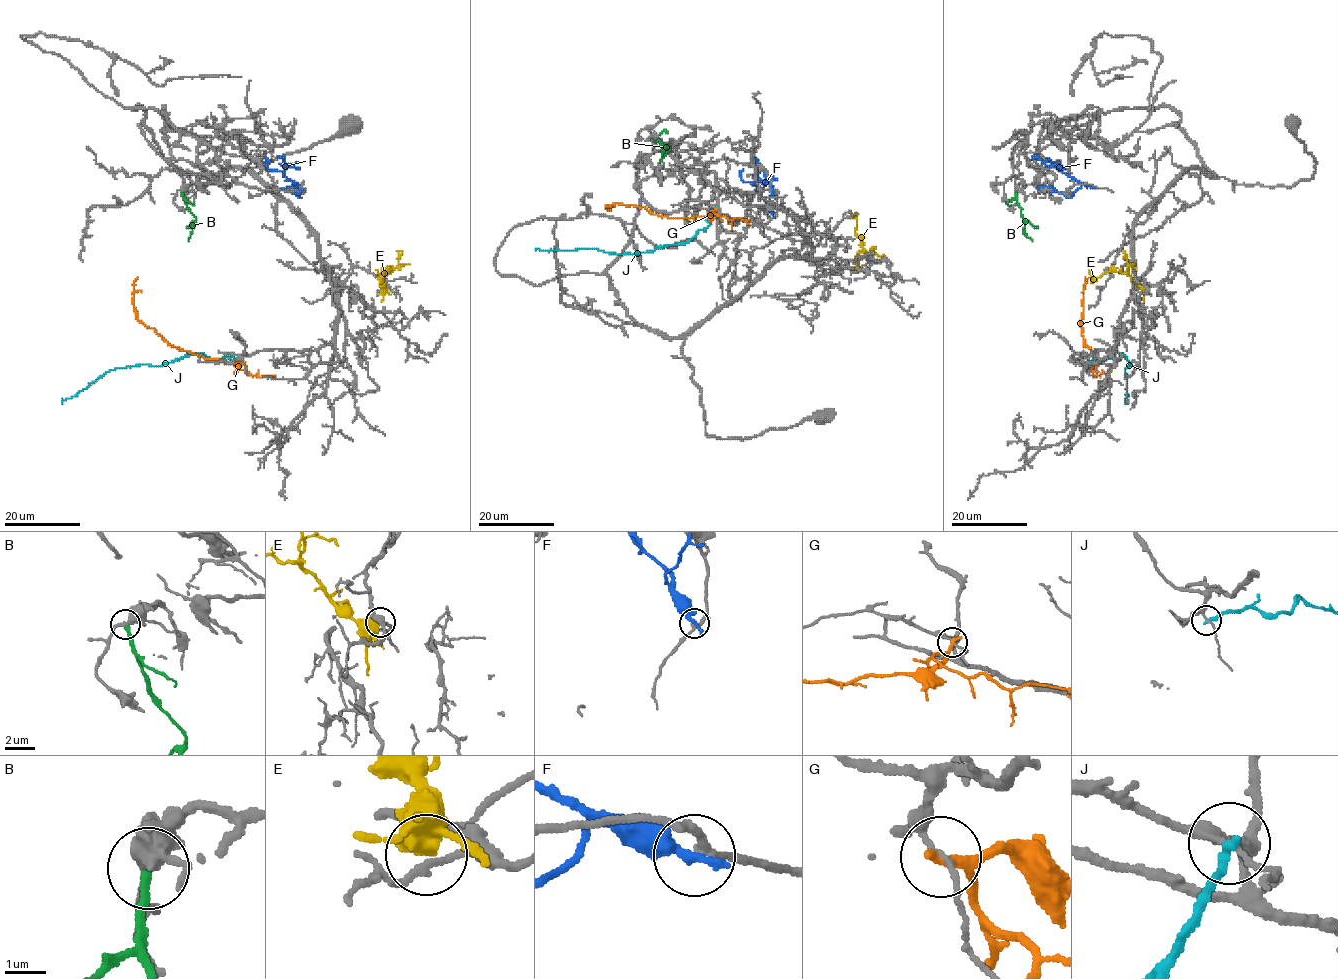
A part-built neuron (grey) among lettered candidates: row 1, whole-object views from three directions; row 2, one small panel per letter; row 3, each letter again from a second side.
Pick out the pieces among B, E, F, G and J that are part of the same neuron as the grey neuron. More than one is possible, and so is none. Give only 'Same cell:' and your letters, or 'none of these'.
Same cell: none of these

